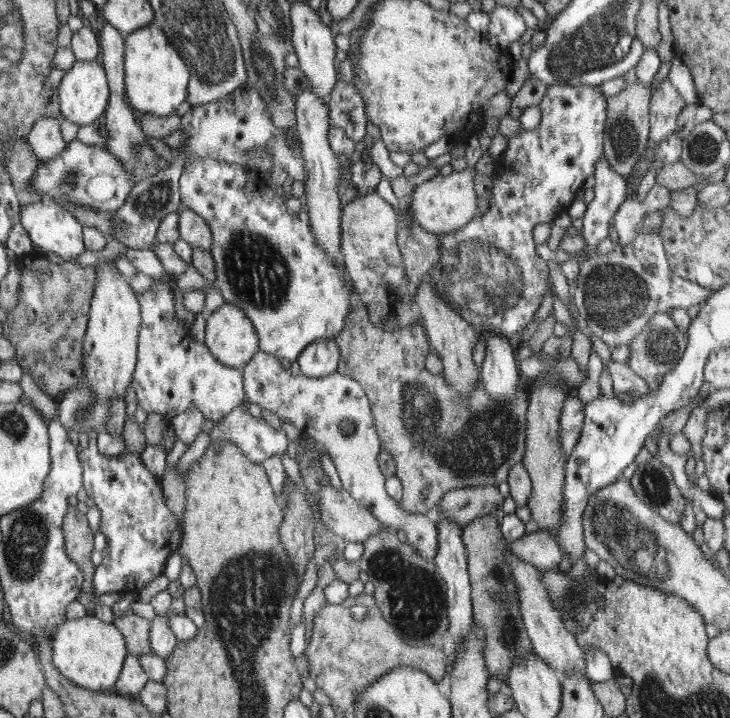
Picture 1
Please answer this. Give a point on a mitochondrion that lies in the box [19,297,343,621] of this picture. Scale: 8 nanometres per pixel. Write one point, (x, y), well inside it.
(82, 409)

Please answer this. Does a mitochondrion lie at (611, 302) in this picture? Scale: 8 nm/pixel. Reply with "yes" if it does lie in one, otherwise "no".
yes

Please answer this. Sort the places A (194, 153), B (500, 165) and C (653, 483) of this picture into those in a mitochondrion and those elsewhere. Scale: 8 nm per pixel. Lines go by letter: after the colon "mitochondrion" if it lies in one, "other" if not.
A: other
B: other
C: mitochondrion

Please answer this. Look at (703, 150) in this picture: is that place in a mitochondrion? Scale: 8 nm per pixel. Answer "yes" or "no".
yes

